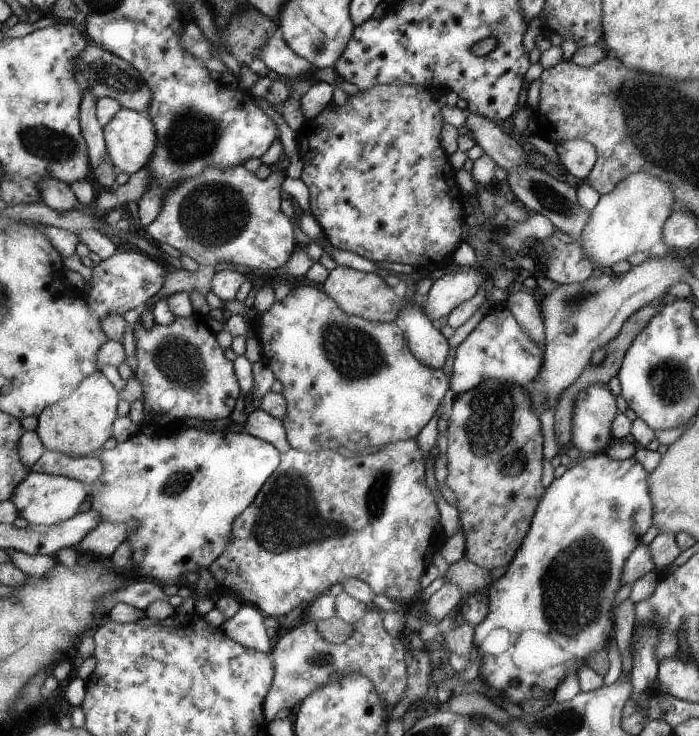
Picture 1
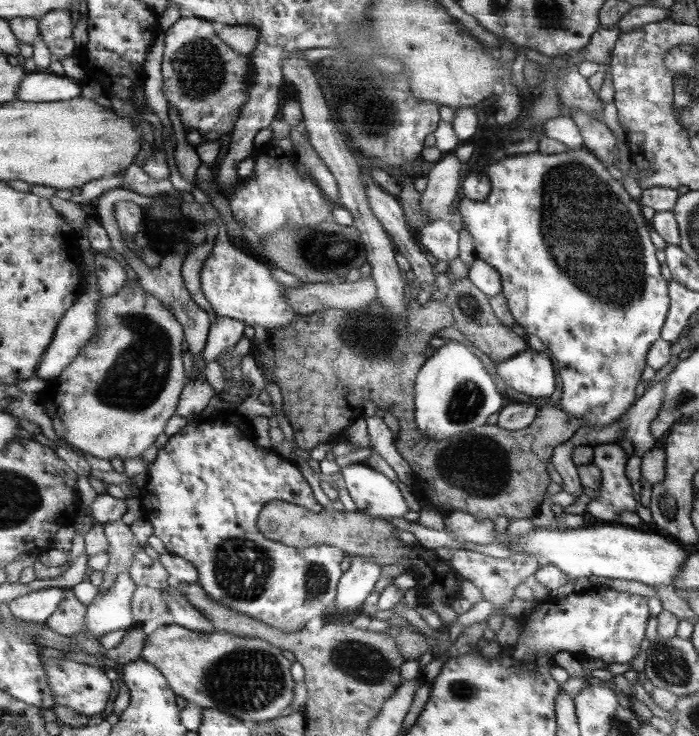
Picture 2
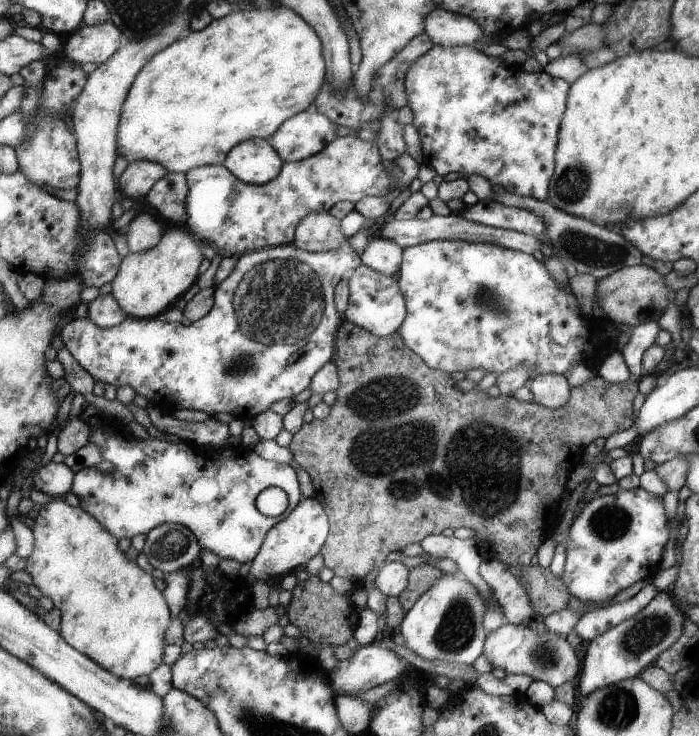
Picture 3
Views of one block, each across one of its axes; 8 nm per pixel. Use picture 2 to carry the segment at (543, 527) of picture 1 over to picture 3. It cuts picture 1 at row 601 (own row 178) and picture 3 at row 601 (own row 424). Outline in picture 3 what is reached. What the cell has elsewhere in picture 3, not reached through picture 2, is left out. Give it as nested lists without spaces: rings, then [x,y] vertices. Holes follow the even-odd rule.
[[[642,487],[631,490],[618,490],[614,495],[595,496],[583,504],[574,516],[566,536],[566,557],[564,571],[560,579],[568,587],[569,592],[584,603],[603,603],[620,590],[627,588],[637,580],[647,579],[655,575],[663,546],[669,540],[667,516],[659,495],[649,494]]]

